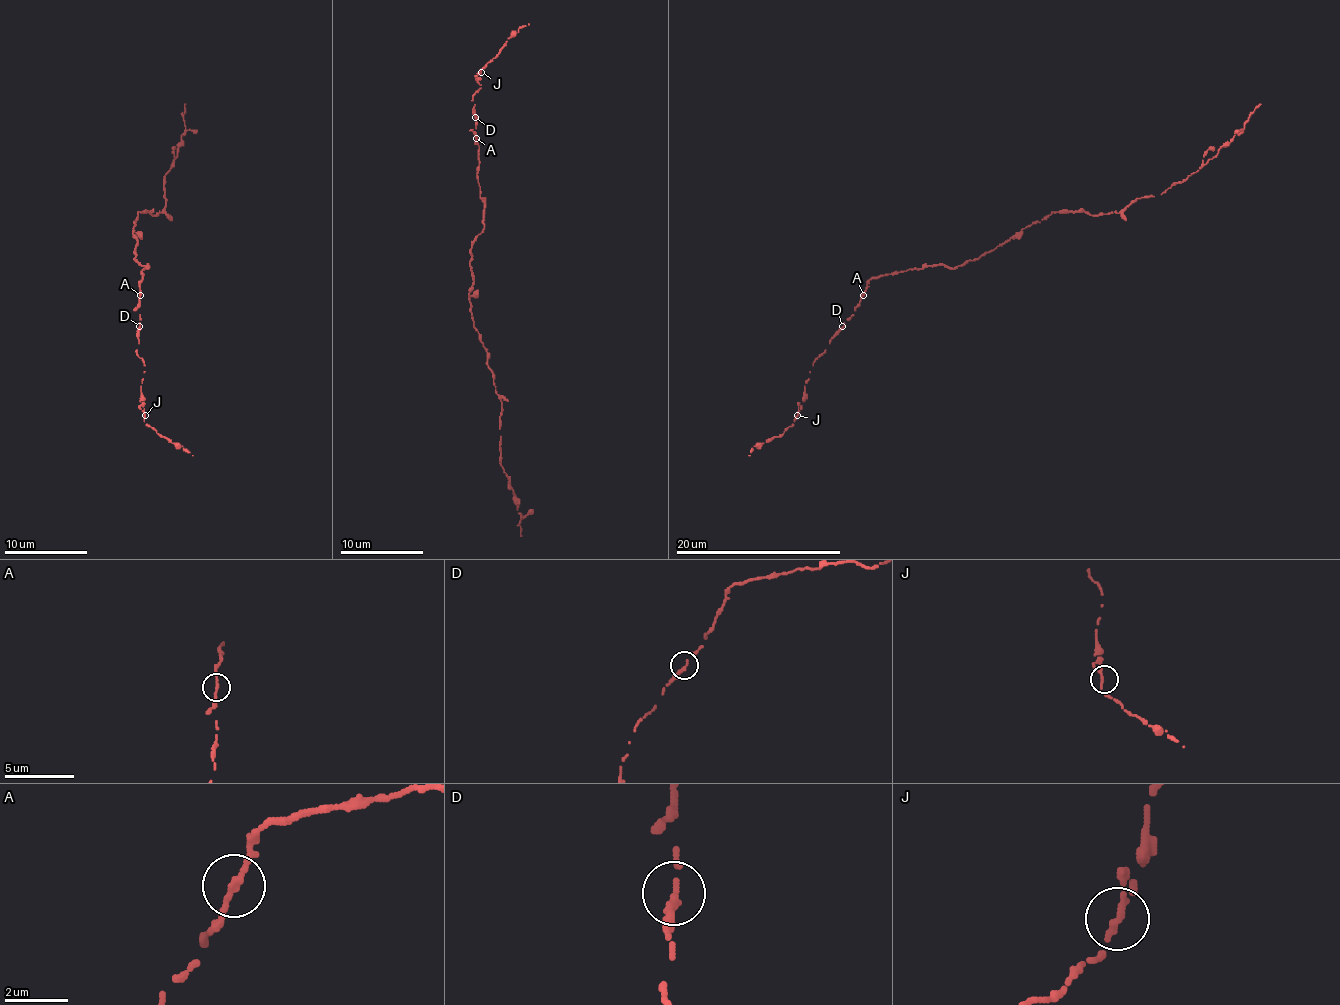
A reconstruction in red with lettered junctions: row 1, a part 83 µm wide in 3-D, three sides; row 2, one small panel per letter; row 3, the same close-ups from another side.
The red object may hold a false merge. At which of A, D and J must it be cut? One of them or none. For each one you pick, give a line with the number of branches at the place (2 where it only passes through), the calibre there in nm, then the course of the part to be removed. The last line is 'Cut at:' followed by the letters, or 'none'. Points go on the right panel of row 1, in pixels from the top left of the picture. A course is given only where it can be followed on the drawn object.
Cut at: none

